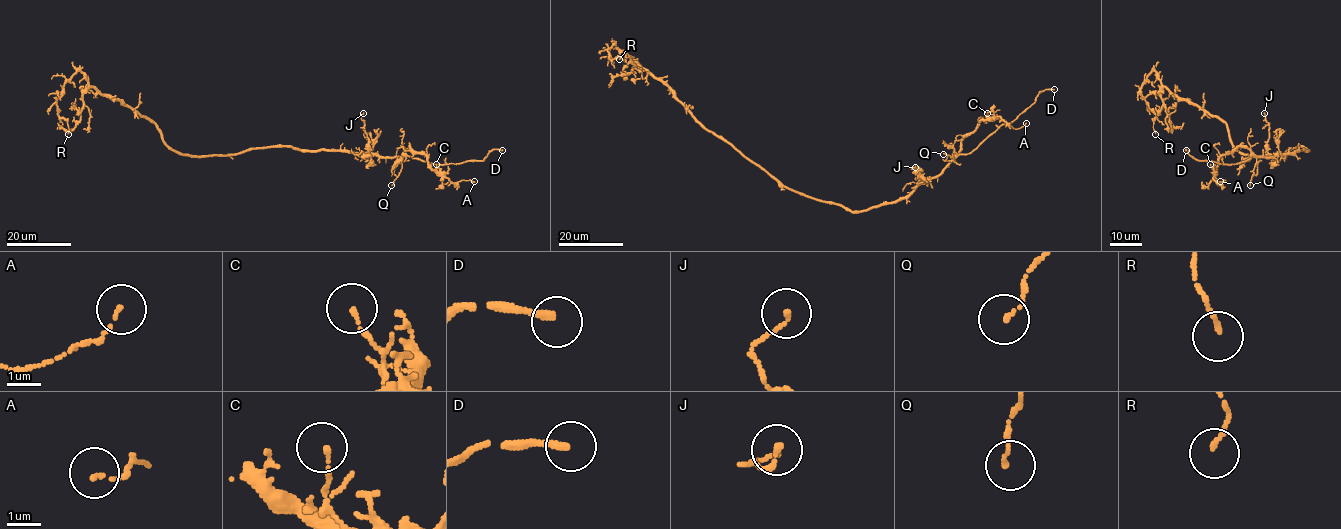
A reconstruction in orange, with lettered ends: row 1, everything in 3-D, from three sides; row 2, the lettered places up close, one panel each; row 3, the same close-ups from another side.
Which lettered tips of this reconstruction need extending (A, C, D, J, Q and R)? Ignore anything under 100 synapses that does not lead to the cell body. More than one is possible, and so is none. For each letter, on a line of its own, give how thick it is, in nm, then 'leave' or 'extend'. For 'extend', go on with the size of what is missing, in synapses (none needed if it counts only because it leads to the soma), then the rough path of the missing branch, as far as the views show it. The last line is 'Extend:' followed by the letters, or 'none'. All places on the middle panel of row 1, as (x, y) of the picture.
A: 100 nm | leave
C: 110 nm | leave
D: 220 nm | extend | (1054, 89), (1068, 99), (1071, 114), (1083, 121), (1090, 131)
J: 120 nm | leave
Q: 120 nm | leave
R: 120 nm | leave
Extend: D

